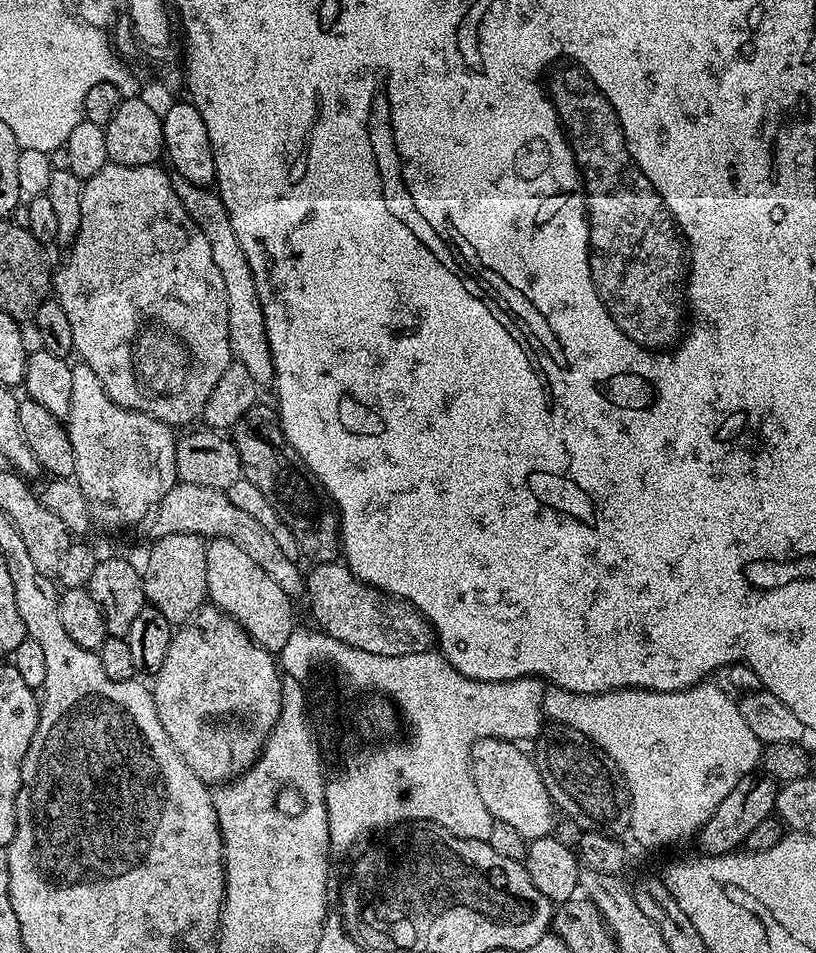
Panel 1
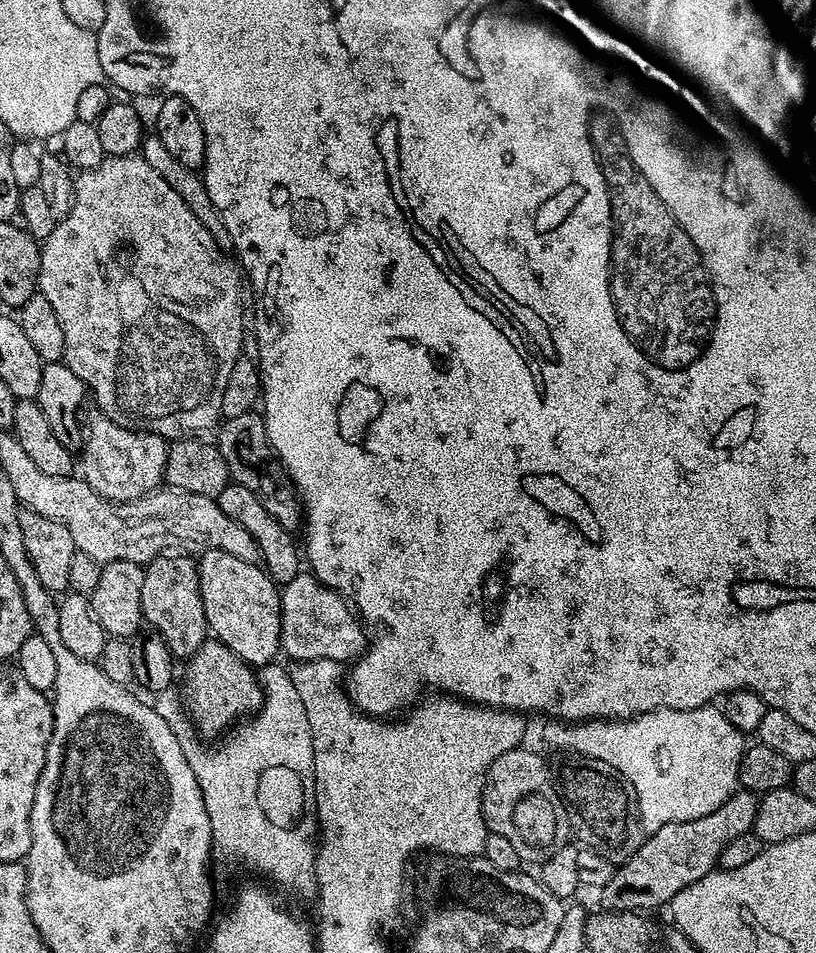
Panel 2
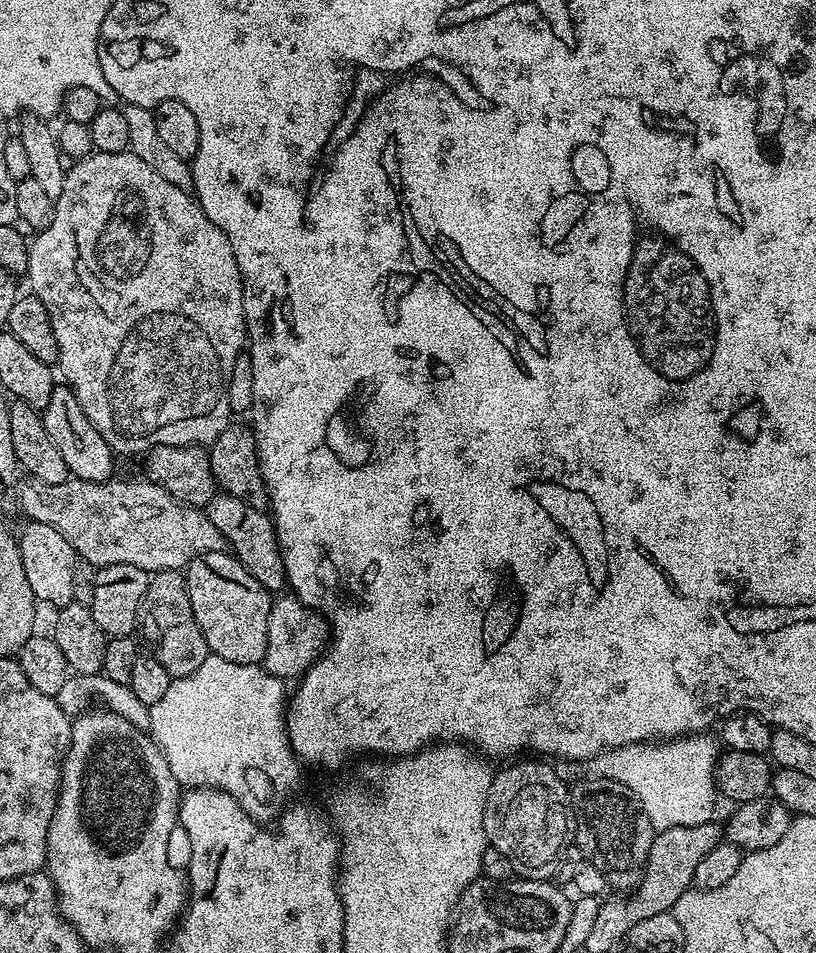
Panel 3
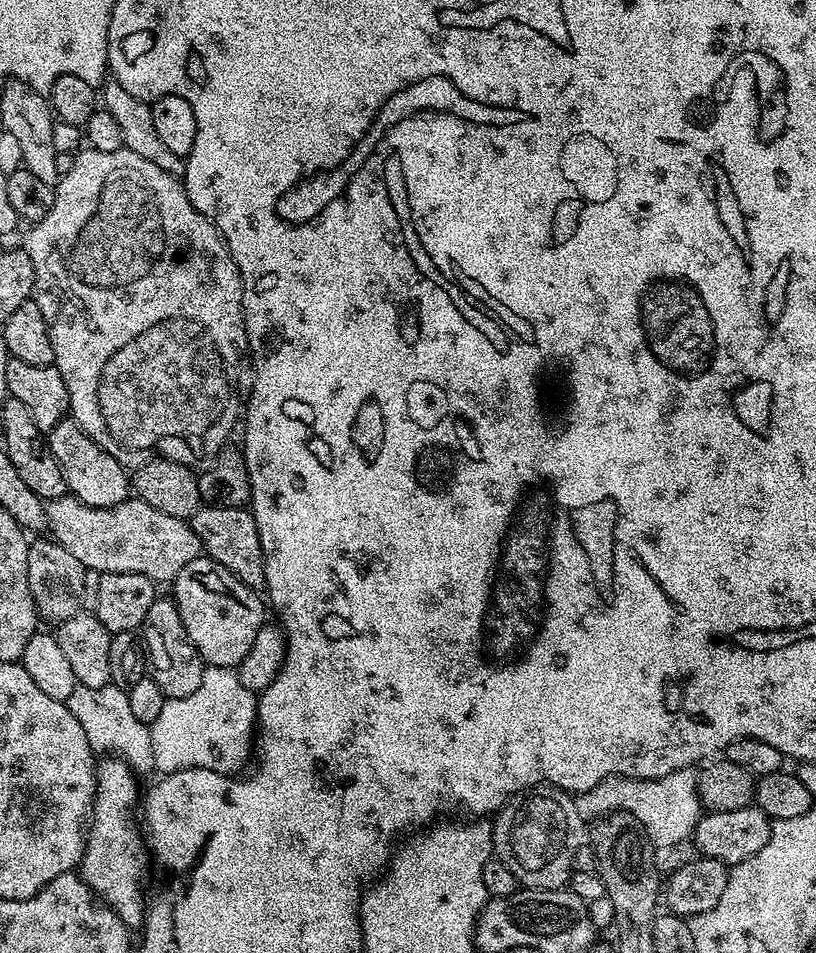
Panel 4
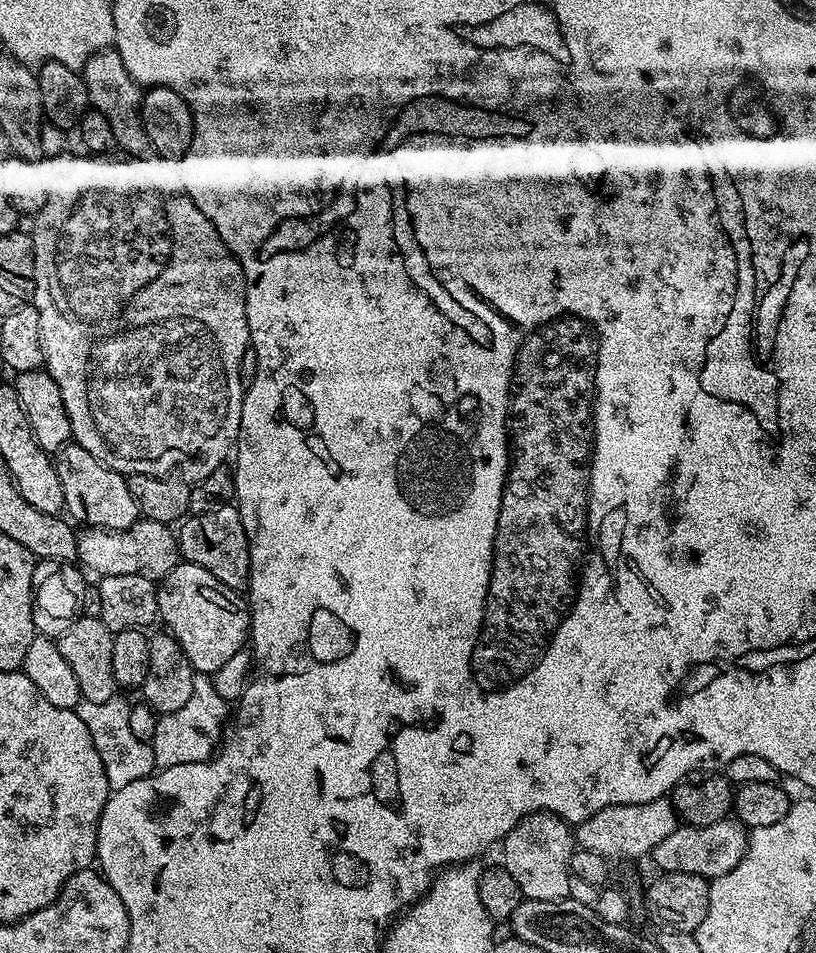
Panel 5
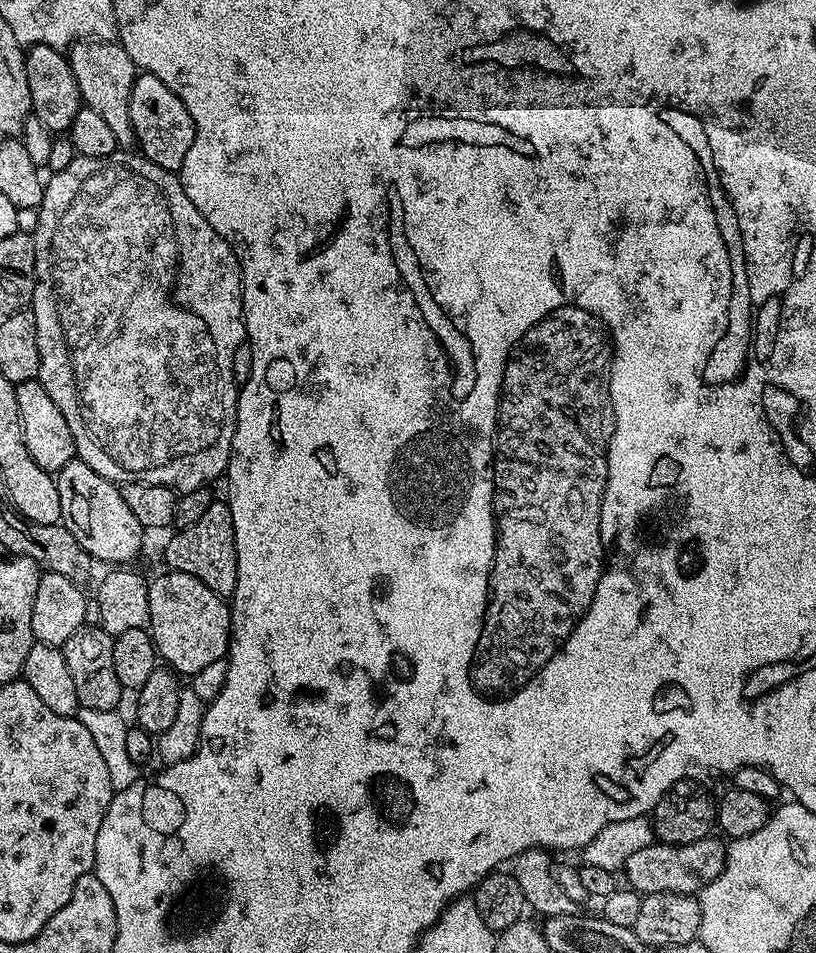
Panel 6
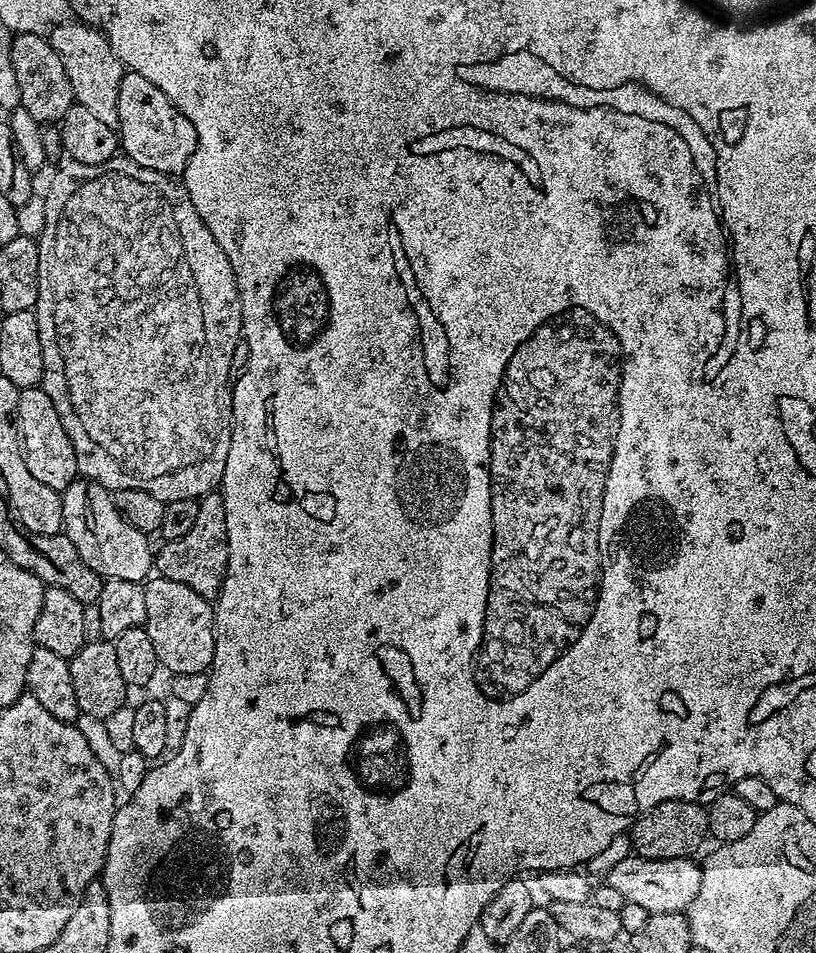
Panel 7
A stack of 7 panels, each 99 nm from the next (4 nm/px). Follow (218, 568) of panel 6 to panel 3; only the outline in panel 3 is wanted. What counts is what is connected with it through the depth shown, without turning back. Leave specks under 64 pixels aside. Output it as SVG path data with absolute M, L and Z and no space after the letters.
M223 494L213 496L212 501L203 505L202 510L210 518L210 522L214 522L214 527L218 534L222 534L225 545L232 555L242 562L242 566L246 566L248 573L258 578L258 582L266 591L273 594L283 593L288 579L278 546L276 525L273 524L271 515L263 508L255 508L242 502L242 498Z

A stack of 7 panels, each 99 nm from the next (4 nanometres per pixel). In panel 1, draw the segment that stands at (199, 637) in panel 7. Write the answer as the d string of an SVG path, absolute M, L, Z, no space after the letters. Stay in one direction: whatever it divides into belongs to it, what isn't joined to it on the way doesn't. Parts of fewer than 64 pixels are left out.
M215 538L209 539L207 545L208 600L239 622L256 644L262 645L267 652L279 654L298 624L292 617L293 597L288 596L286 590L282 590L282 586L278 586L278 582L274 582L274 578L270 578L270 574L266 574L250 554L246 554L246 550L242 550L242 546Z

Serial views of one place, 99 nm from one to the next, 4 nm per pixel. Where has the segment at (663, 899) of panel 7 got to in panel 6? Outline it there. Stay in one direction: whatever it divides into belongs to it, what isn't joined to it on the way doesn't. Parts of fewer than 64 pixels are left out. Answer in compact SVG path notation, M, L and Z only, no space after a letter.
M716 838L690 842L689 844L662 844L653 842L648 844L642 850L630 854L630 858L622 866L622 876L626 879L627 887L644 896L650 894L662 894L663 892L687 892L689 894L700 894L709 886L715 885L723 877L726 871L726 865L729 863L730 856L724 853L722 845L716 841Z

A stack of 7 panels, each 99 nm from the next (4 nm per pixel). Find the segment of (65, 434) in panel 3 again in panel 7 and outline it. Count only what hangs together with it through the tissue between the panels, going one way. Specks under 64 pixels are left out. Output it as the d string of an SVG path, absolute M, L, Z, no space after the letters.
M77 478L70 482L63 493L63 535L74 542L82 562L90 566L104 580L144 582L154 568L154 548L148 545L149 537L138 530L118 510L113 493L98 482Z

